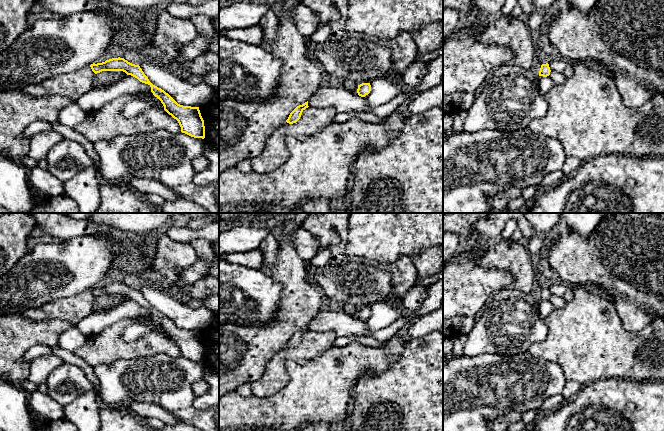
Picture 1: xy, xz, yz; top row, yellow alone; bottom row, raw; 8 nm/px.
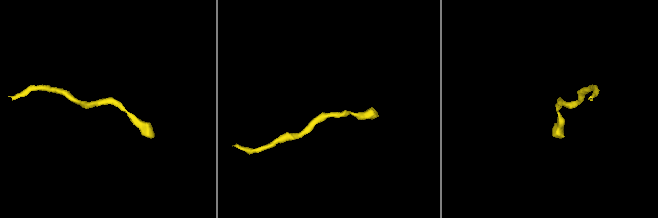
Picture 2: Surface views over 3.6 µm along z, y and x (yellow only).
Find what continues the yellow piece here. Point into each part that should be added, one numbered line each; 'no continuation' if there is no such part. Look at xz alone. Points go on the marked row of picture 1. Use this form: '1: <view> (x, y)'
no continuation

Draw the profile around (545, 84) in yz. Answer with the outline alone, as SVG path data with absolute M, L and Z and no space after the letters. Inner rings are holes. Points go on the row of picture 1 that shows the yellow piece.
M539 76L538 86L541 94L546 94L555 84L551 80L550 76Z

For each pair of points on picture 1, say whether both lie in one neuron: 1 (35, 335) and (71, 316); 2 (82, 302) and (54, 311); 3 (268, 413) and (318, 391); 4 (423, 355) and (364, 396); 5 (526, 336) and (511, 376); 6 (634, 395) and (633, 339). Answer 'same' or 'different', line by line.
1: different
2: same
3: same
4: same
5: different
6: different

